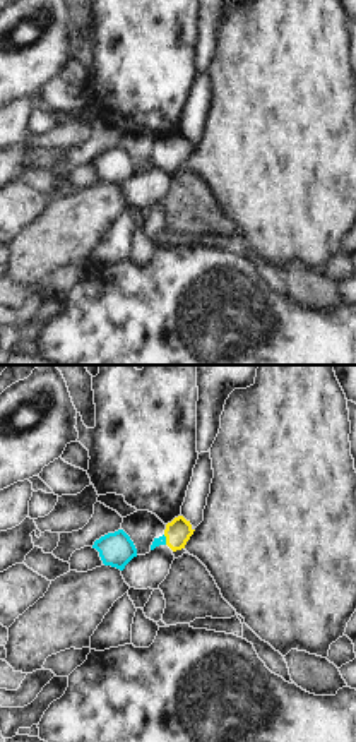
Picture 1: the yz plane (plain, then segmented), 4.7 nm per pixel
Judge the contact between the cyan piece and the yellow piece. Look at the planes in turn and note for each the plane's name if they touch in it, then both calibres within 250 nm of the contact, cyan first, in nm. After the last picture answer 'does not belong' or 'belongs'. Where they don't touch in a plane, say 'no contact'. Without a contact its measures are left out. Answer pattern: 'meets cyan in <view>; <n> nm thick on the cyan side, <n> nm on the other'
meets cyan in yz; 50 nm thick on the cyan side, 120 nm on the other

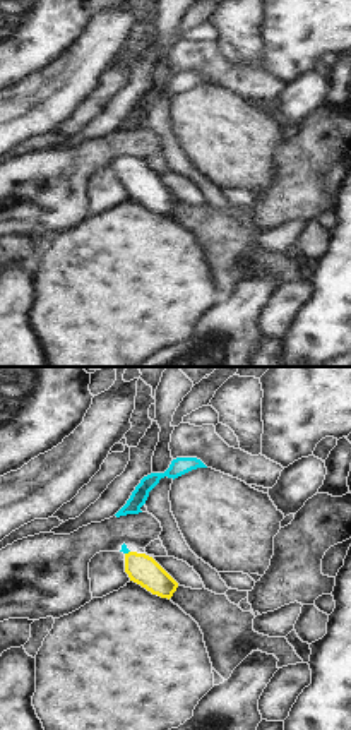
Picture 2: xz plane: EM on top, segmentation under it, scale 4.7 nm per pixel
meets cyan in xz; 30 nm thick on the cyan side, 140 nm on the other

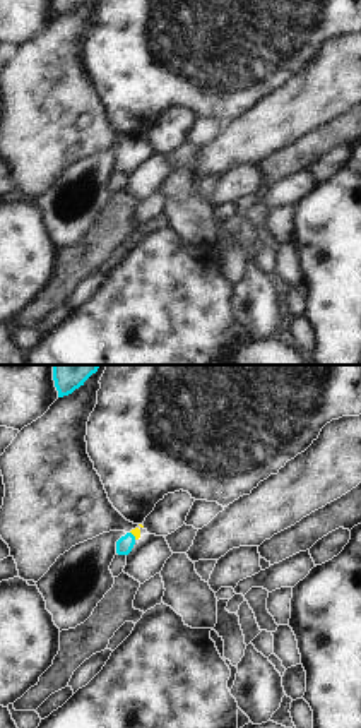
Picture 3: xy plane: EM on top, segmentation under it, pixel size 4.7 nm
meets cyan in xy; 80 nm thick on the cyan side, 40 nm on the other

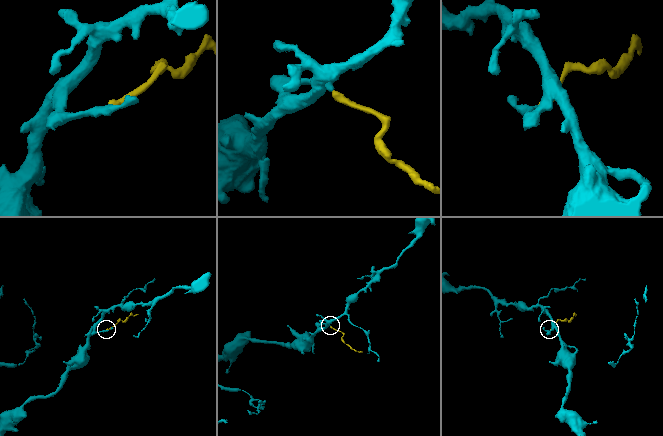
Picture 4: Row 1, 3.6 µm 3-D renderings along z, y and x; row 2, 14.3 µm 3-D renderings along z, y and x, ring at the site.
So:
belongs

